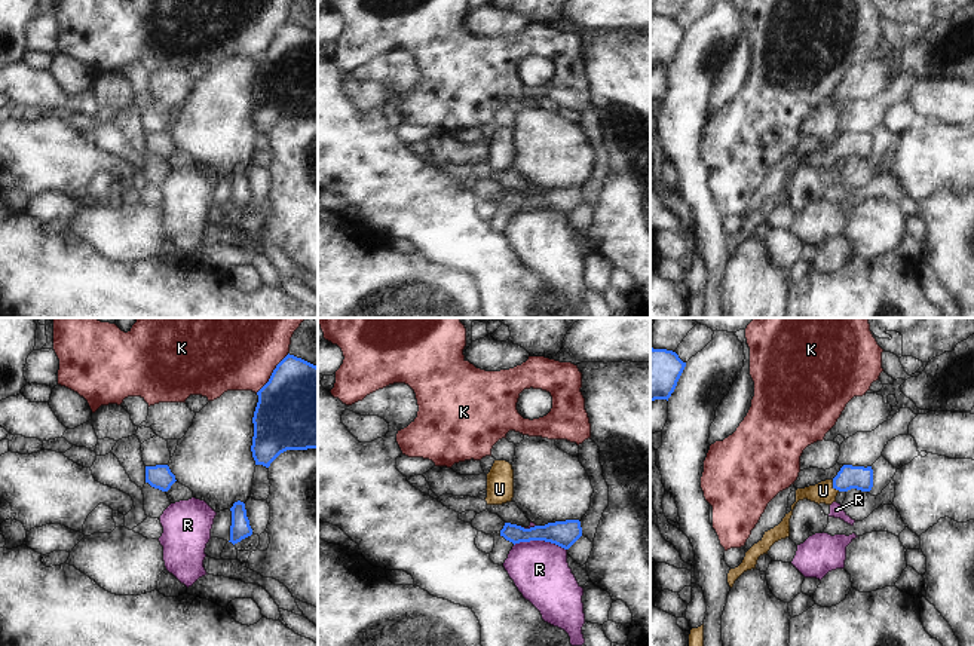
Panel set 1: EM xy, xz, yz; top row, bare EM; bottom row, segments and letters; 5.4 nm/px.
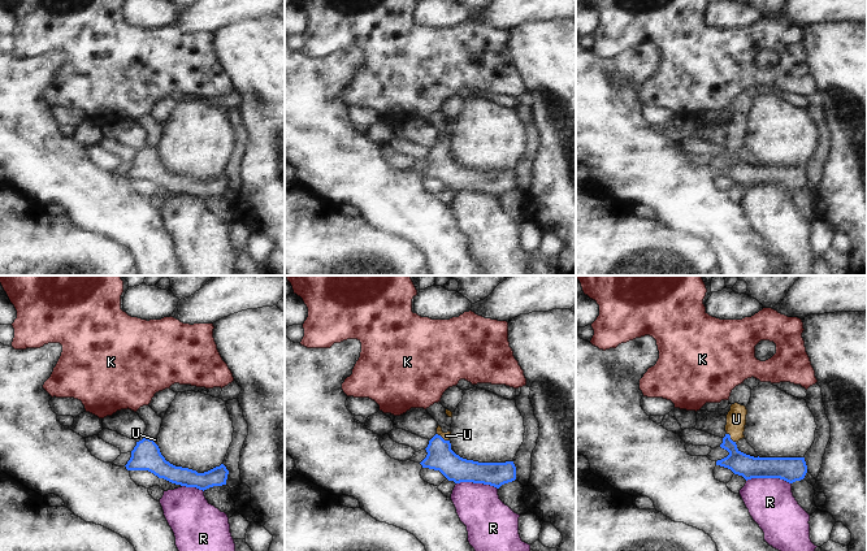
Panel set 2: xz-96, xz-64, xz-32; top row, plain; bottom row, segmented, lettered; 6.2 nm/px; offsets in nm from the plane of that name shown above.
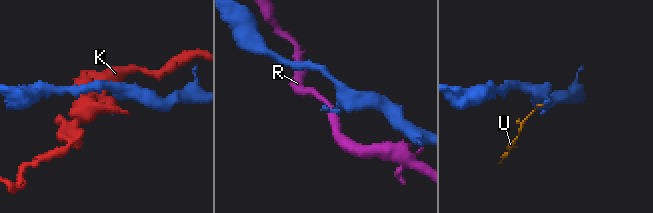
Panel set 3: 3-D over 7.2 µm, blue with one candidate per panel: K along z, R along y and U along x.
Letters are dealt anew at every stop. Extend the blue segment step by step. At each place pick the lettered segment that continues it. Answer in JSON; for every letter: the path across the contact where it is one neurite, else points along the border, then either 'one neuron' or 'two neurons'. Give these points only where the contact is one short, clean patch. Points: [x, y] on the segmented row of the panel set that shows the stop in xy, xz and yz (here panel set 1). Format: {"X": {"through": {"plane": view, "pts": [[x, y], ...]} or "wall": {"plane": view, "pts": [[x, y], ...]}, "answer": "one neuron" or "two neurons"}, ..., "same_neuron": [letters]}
{"K": {"answer": "two neurons"}, "R": {"wall": {"plane": "xz", "pts": [[514, 544], [550, 541], [566, 550]]}, "answer": "two neurons"}, "U": {"through": {"plane": "yz", "pts": [[850, 477], [833, 486], [823, 492]]}, "answer": "one neuron"}, "same_neuron": ["U"]}

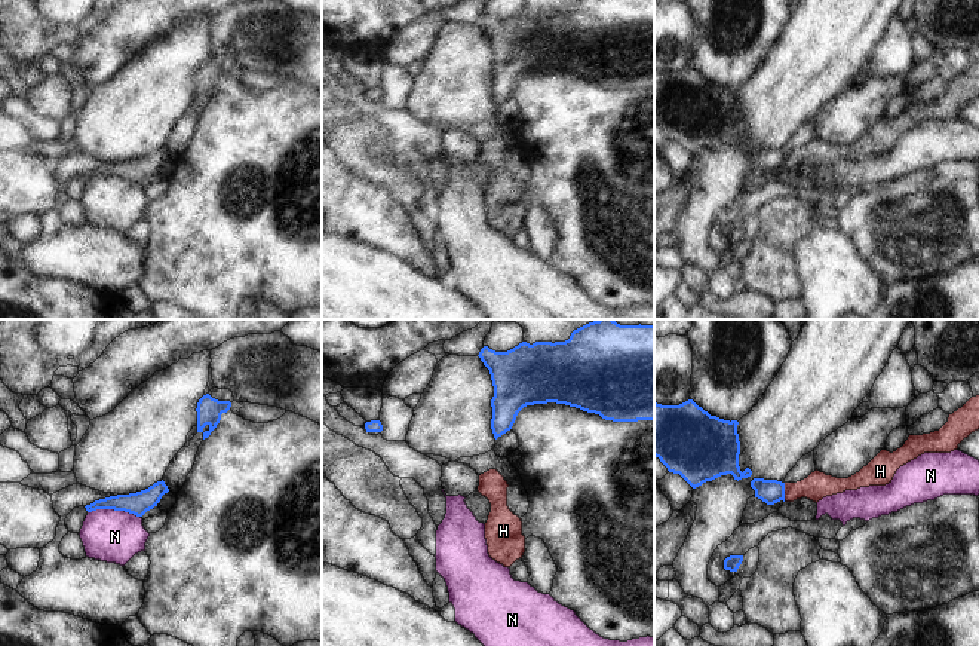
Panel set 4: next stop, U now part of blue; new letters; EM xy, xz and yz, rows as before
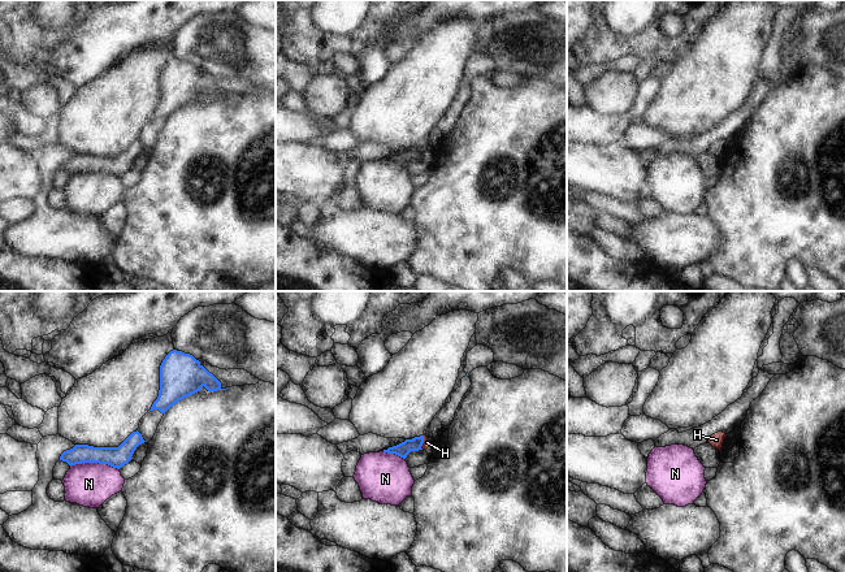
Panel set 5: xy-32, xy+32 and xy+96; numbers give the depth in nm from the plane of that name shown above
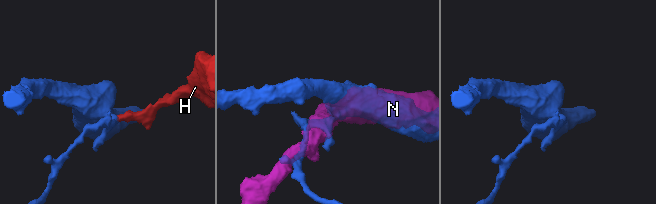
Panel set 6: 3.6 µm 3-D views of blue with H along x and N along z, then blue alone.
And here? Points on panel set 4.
{"H": {"wall": {"plane": "yz", "pts": [[783, 483], [785, 499]]}, "answer": "two neurons"}, "N": {"wall": {"plane": "xy", "pts": [[88, 511], [123, 510], [140, 517]]}, "answer": "two neurons"}, "same_neuron": []}

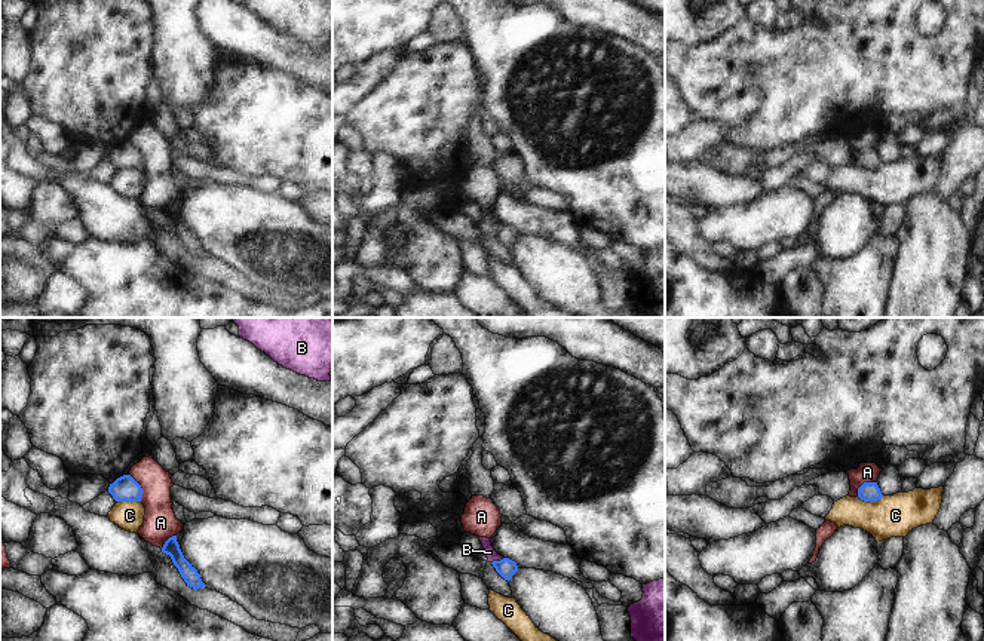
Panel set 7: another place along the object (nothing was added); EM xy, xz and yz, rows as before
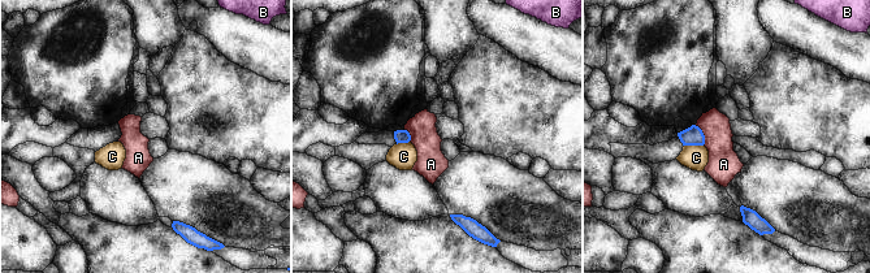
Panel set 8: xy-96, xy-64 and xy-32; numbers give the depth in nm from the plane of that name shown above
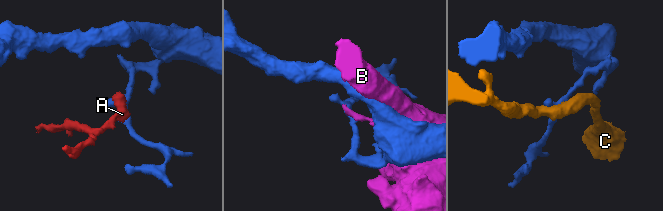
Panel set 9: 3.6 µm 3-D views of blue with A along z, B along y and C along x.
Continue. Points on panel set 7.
{"A": {"answer": "two neurons"}, "B": {"answer": "two neurons"}, "C": {"answer": "two neurons"}, "same_neuron": []}

